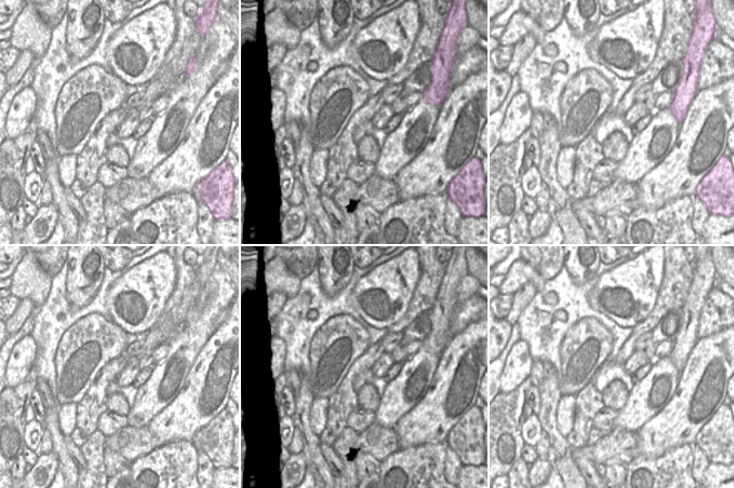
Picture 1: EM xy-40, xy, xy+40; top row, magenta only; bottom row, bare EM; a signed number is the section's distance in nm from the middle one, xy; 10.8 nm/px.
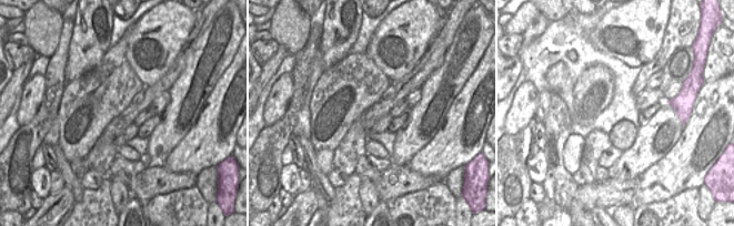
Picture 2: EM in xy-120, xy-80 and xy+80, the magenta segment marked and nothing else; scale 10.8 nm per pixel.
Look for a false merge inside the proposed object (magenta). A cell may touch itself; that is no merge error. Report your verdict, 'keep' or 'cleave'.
cleave

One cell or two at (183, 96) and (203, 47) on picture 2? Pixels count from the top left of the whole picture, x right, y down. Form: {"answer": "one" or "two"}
{"answer": "one"}

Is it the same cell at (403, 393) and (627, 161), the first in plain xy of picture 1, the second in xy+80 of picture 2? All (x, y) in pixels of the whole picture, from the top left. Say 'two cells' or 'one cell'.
one cell

